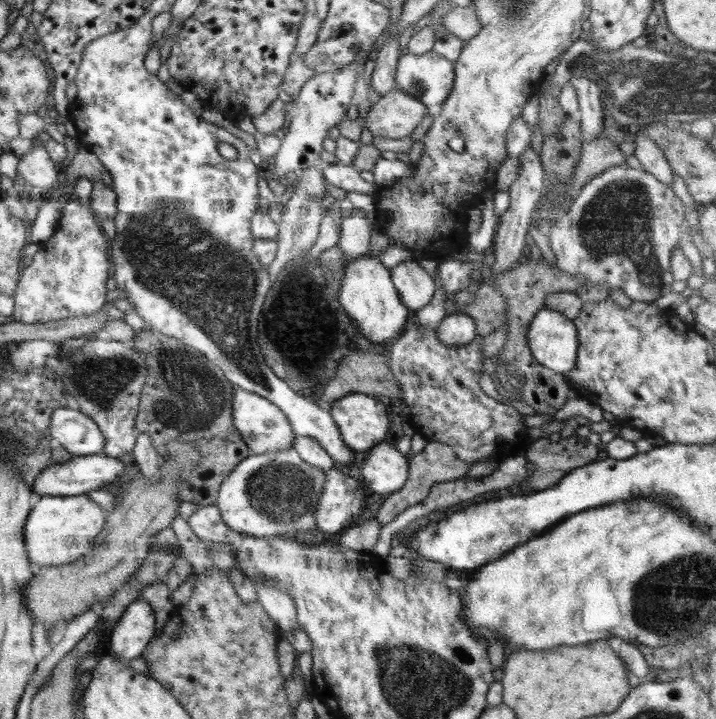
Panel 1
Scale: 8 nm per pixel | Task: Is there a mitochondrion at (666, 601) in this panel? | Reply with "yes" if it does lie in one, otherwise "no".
yes

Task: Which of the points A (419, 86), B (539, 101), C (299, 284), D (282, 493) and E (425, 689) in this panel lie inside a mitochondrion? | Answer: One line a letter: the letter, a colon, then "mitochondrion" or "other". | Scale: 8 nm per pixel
A: mitochondrion
B: other
C: mitochondrion
D: mitochondrion
E: mitochondrion

